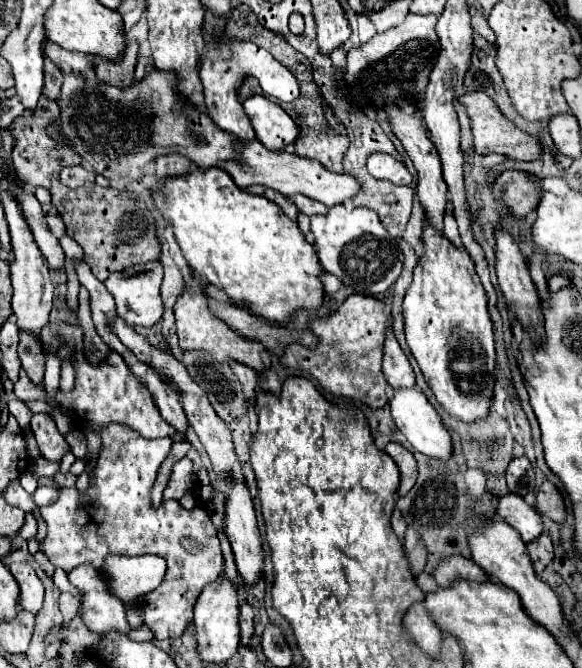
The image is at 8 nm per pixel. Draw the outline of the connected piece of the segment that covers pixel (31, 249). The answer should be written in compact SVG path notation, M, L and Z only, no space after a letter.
M7 189L1 191L1 203L5 207L5 215L9 221L9 231L11 231L11 247L15 255L15 263L11 265L11 281L13 281L13 313L17 317L17 325L21 329L33 331L39 335L41 327L49 323L49 311L51 311L51 299L53 299L53 285L49 281L49 271L47 265L43 263L43 255L33 241L33 235L29 233L29 227L25 225L25 219L19 211L19 205L15 203L15 197L7 193Z

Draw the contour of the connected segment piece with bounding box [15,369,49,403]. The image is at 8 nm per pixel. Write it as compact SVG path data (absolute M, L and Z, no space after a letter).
M25 369L19 371L19 381L15 383L15 395L25 403L27 401L49 401L45 385L33 383L33 379L27 375Z

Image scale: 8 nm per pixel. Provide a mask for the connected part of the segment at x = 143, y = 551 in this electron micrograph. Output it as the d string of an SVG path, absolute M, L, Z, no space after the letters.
M109 425L101 433L103 445L99 451L99 459L95 463L95 475L89 483L89 487L79 493L77 487L63 487L59 493L57 503L49 507L41 507L41 517L47 525L47 537L41 543L43 553L47 559L65 569L67 573L79 565L93 565L97 571L103 571L107 555L161 555L167 561L167 573L163 583L133 603L135 611L139 611L143 623L153 631L155 639L173 639L179 637L185 627L193 619L193 605L203 591L205 585L217 581L223 573L223 555L217 539L217 529L213 527L209 515L201 511L201 507L195 507L191 511L183 509L177 501L163 499L159 507L153 507L151 503L151 489L159 471L159 465L171 451L171 437L161 439L143 439L135 431L129 431L121 425Z

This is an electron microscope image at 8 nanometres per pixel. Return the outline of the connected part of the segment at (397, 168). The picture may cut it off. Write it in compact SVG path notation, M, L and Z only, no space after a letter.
M373 153L367 159L367 171L371 177L385 179L395 185L409 185L413 179L401 161L397 161L395 157L391 157L387 153Z

